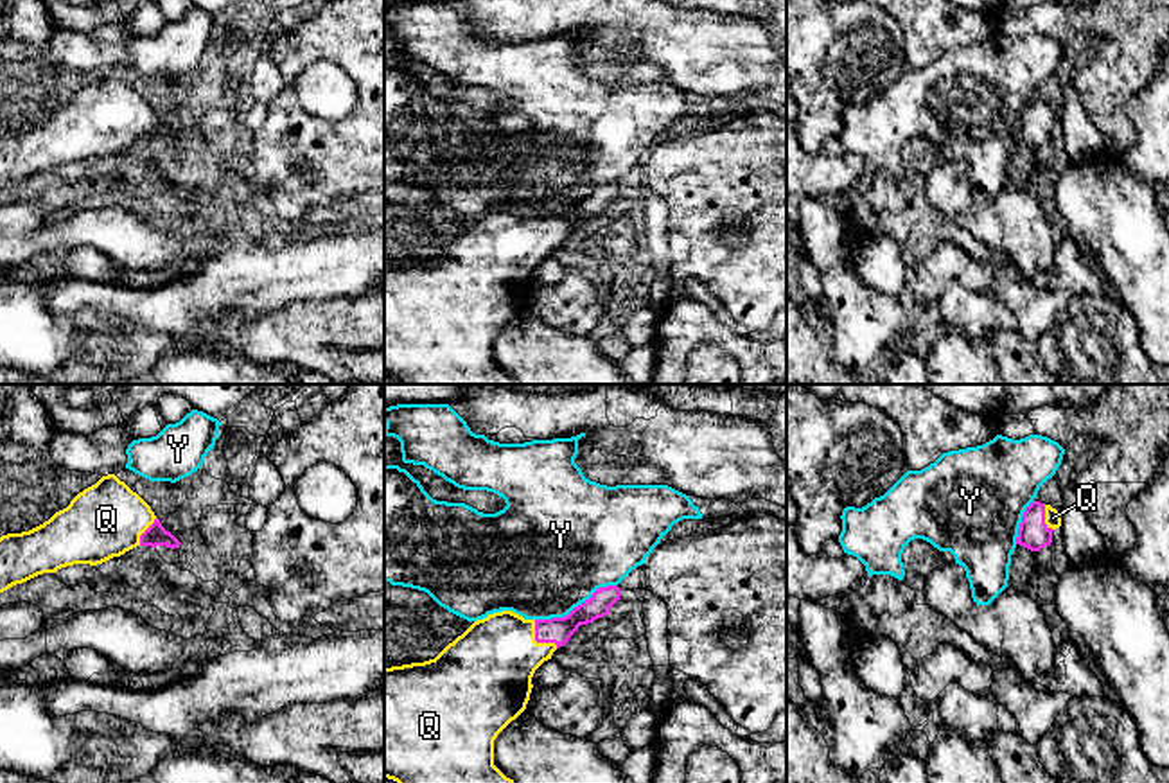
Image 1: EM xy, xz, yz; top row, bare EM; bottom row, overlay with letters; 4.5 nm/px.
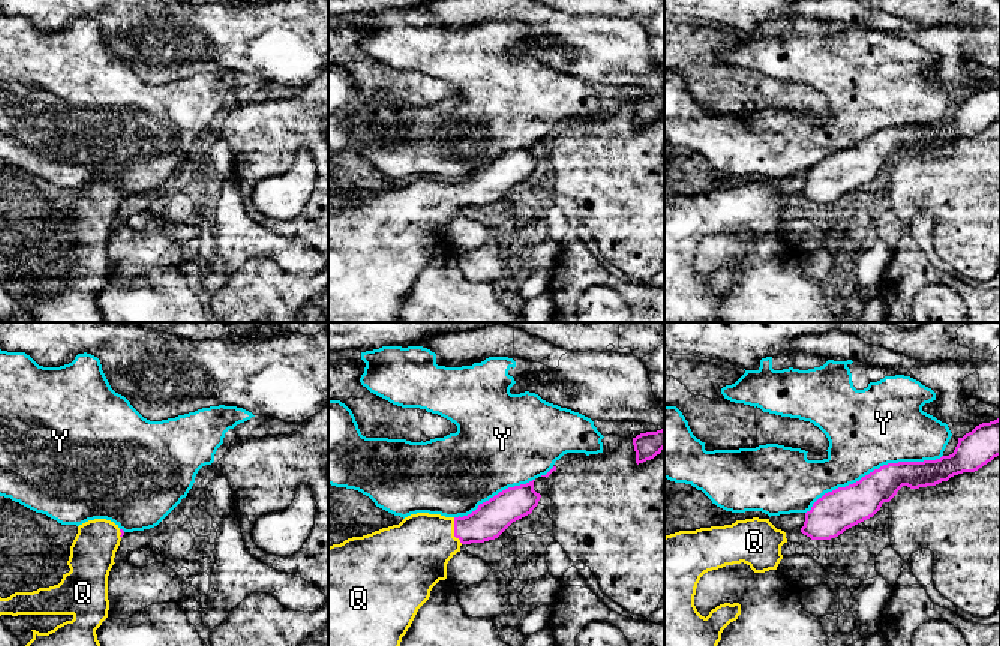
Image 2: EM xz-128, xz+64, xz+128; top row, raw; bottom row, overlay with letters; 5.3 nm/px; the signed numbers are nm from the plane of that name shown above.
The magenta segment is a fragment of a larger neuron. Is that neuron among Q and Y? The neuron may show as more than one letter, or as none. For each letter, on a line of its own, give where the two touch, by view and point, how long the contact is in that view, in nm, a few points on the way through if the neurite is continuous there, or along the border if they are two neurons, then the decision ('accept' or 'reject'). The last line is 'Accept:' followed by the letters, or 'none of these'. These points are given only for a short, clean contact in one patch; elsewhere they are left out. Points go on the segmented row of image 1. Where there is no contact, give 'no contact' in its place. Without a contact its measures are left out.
Q: contact xz (537, 642); length 170 nm; way xz (557, 631), (537, 642), (509, 649), (489, 668); accept
Y: contact xz (575, 607); length 400 nm; reject
Accept: Q

